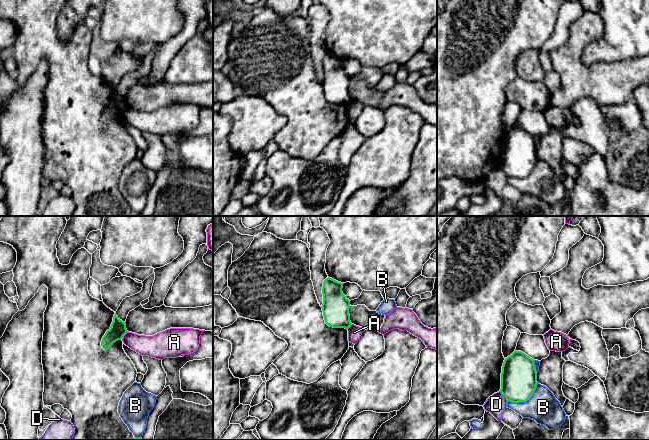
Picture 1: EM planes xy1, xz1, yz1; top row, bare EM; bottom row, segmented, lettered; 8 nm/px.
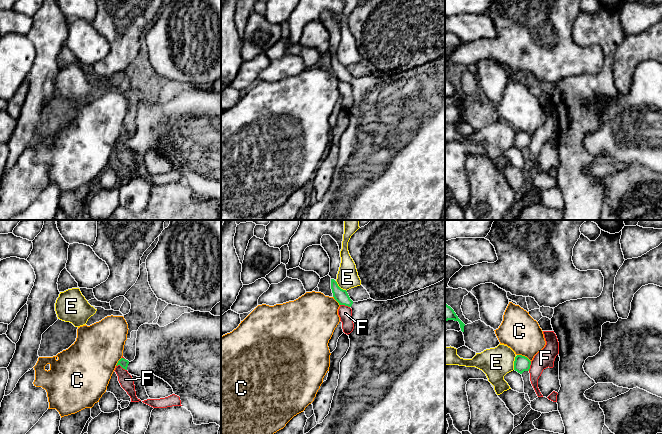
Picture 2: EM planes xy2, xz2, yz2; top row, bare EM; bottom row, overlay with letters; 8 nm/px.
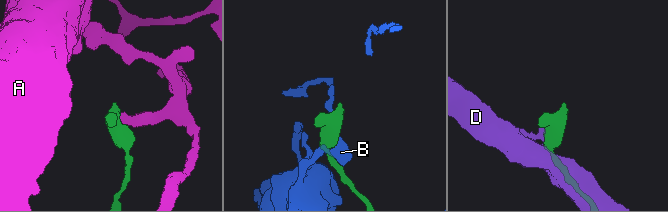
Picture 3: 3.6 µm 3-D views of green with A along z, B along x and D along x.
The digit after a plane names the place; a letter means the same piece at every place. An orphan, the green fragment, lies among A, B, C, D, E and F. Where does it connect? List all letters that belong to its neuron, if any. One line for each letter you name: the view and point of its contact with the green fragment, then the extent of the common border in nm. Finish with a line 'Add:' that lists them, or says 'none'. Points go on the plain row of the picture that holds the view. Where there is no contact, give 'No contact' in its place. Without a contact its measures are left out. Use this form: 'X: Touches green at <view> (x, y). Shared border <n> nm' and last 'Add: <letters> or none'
Add: none

